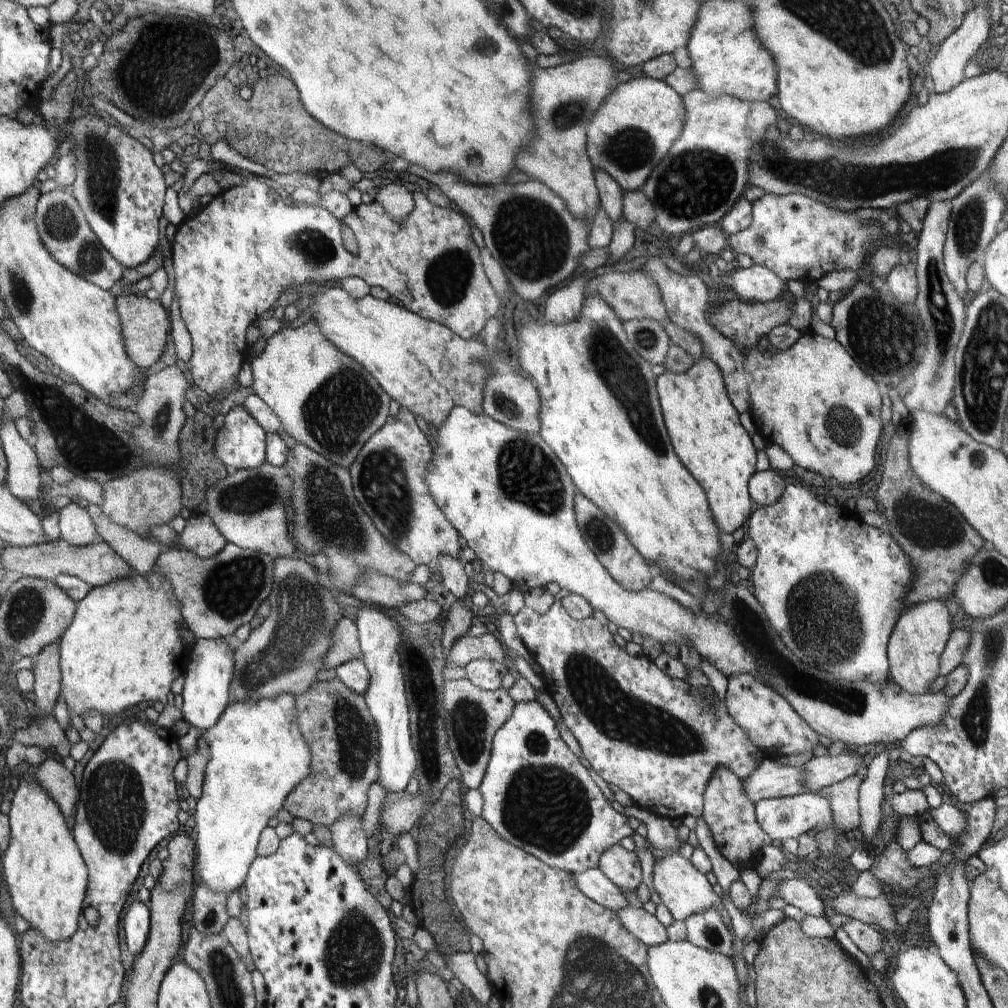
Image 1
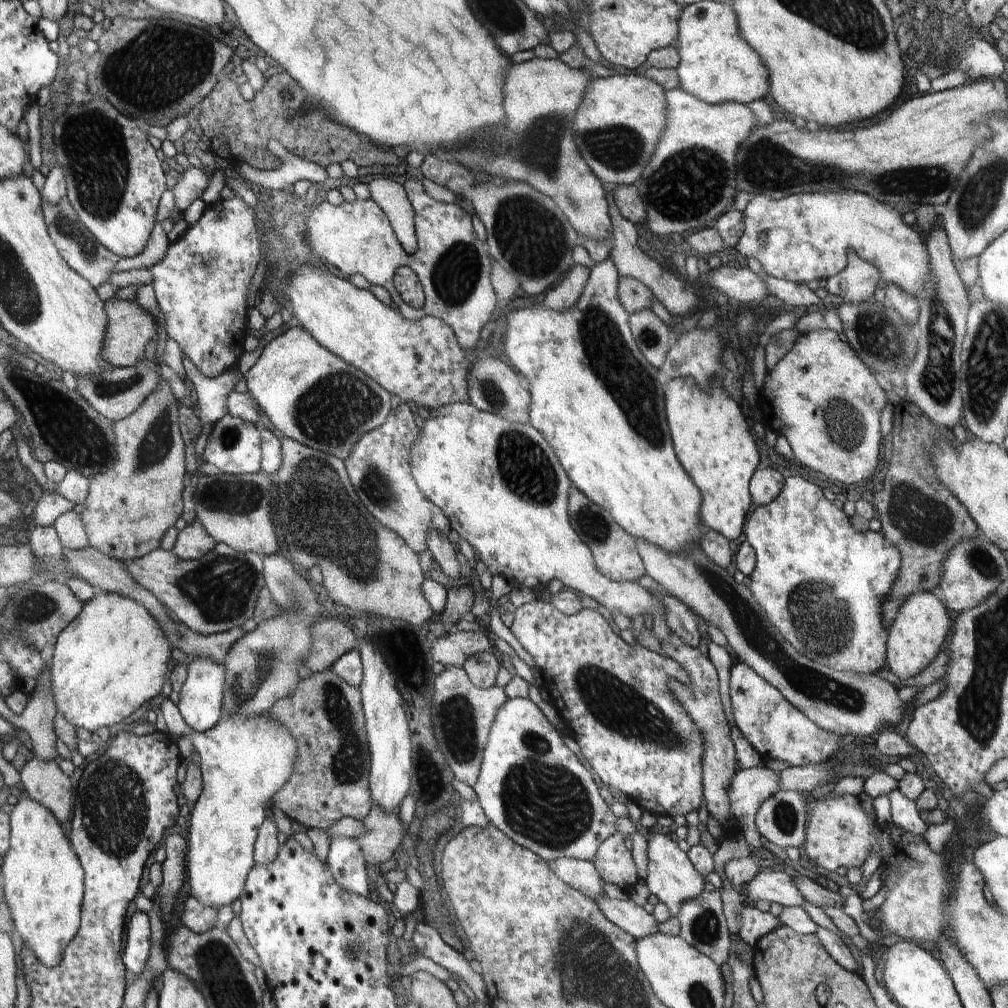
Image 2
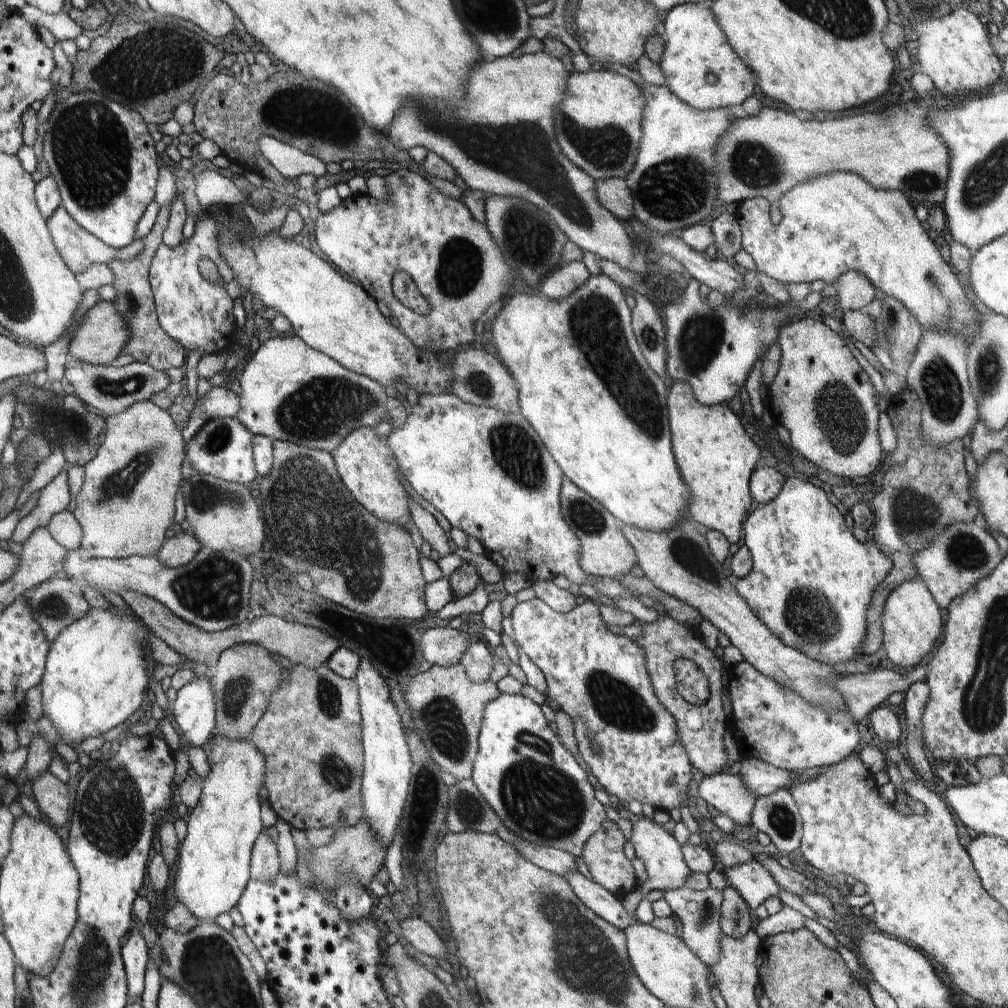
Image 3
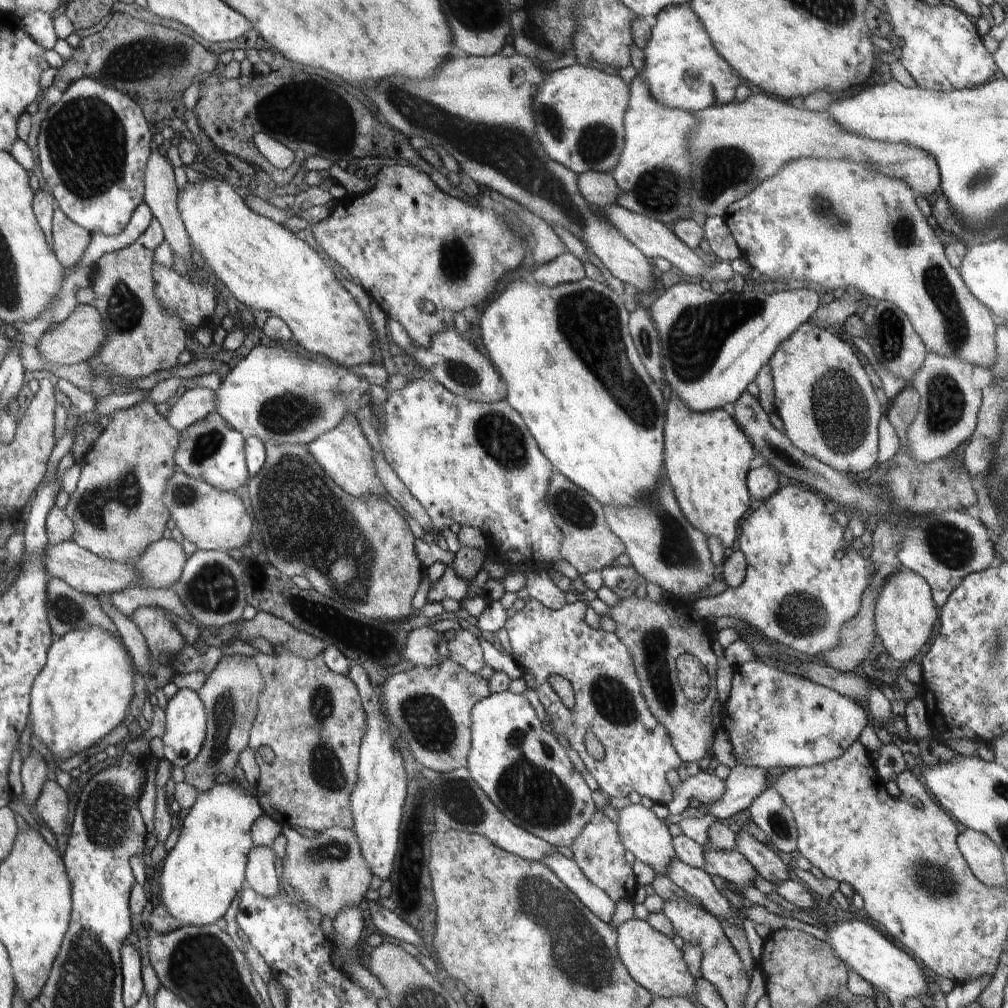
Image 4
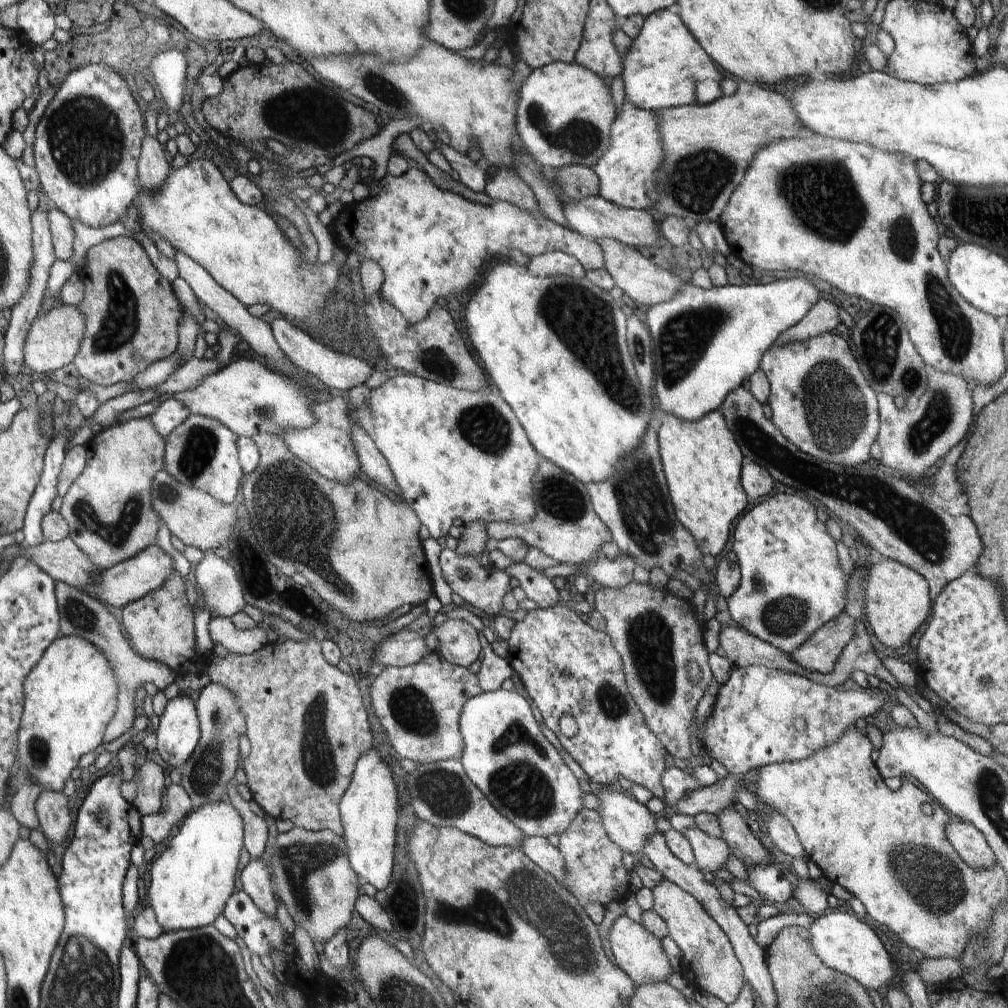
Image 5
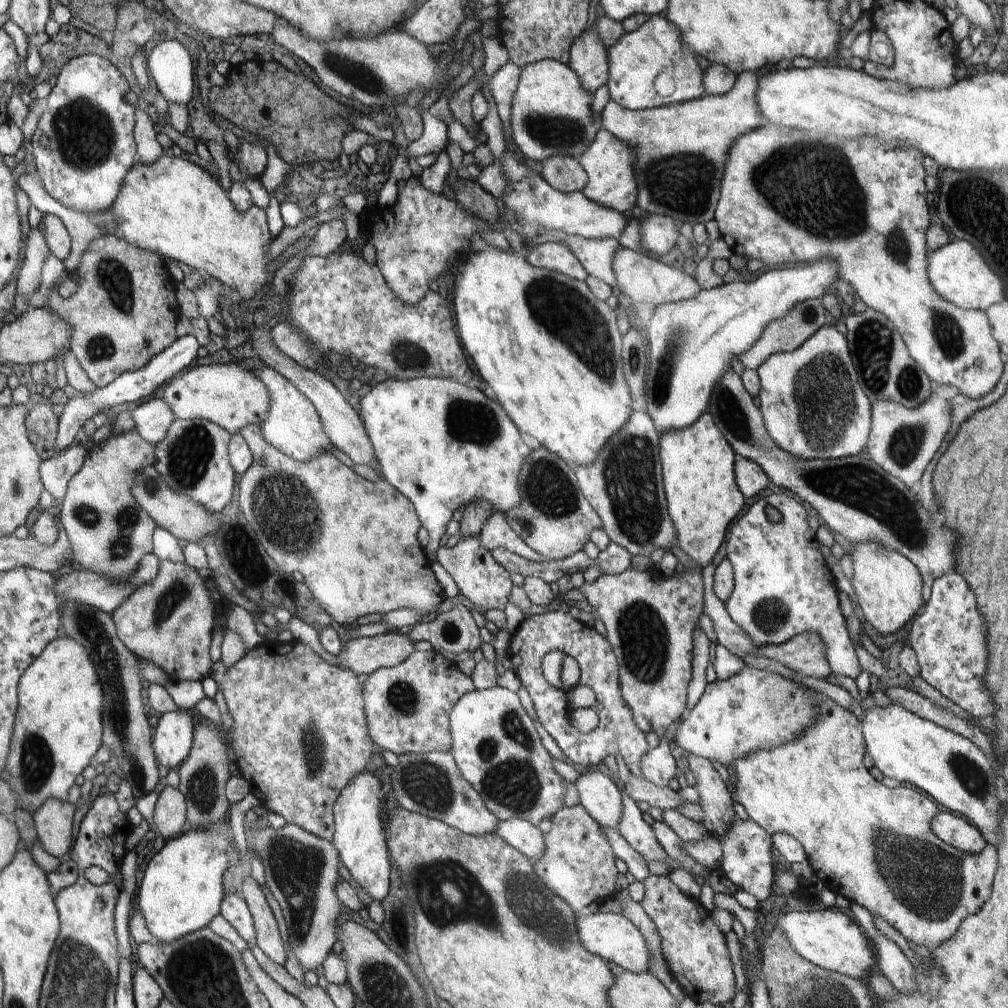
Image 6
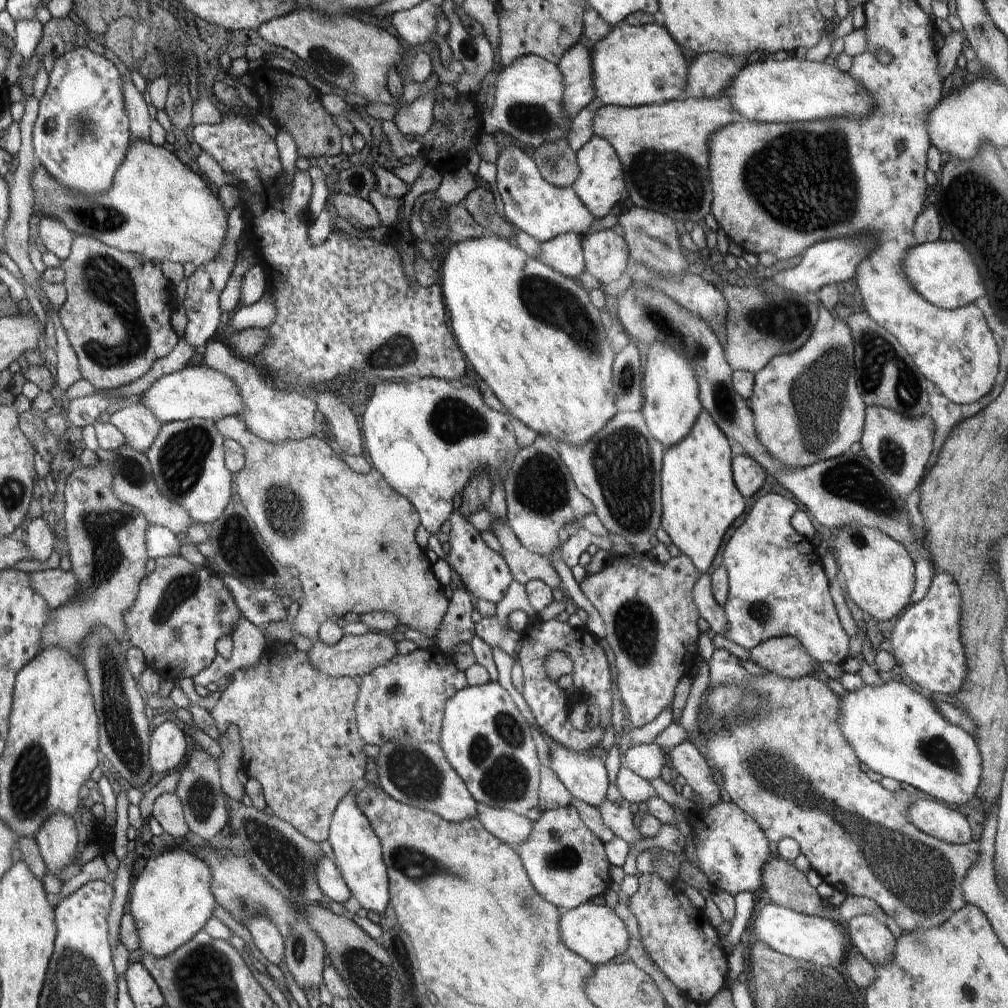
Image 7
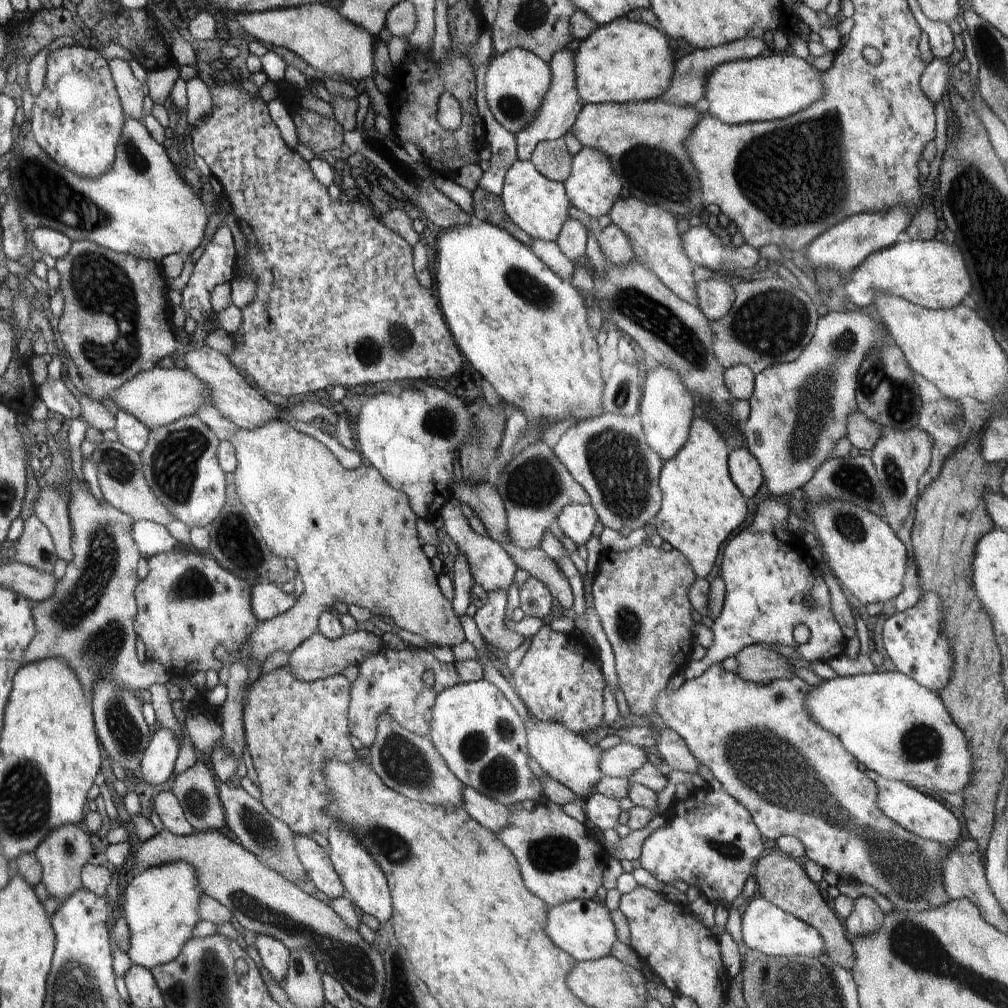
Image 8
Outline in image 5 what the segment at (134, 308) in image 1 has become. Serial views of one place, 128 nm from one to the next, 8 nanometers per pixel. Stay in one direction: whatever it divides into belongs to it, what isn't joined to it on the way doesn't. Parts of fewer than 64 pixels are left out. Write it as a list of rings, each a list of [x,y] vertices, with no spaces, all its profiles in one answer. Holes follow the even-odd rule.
[[[73,305],[56,306],[44,316],[38,315],[24,342],[24,363],[35,371],[36,376],[43,376],[58,368],[67,368],[80,350],[84,332],[86,316]]]

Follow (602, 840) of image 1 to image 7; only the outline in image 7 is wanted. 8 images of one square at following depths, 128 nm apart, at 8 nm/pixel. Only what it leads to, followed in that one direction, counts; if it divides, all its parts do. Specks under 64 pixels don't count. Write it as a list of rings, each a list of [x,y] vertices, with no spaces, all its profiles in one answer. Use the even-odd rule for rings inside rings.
[[[490,681],[484,685],[468,686],[456,692],[446,702],[437,744],[474,801],[525,816],[528,810],[538,806],[539,803],[539,768],[541,765],[529,728],[529,724],[509,693],[499,683]]]

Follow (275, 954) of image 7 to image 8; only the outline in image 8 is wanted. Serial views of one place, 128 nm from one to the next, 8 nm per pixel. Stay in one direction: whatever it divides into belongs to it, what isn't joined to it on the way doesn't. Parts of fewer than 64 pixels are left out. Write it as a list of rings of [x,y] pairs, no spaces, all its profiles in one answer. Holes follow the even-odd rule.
[[[258,934],[253,946],[258,950],[262,964],[270,972],[270,976],[276,982],[282,982],[288,972],[289,948],[286,948],[280,940],[266,934]]]

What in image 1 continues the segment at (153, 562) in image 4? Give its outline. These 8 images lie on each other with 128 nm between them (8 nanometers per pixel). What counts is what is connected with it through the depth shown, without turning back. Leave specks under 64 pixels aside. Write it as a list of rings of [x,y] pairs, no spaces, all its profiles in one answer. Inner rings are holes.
[[[192,514],[178,539],[179,546],[206,559],[216,556],[228,544],[208,514]]]

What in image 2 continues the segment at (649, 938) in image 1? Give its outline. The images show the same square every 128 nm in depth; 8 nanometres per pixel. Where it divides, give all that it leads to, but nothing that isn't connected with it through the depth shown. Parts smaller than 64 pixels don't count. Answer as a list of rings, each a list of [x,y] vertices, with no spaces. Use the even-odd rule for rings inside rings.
[[[608,895],[596,896],[596,906],[604,916],[625,930],[630,936],[640,940],[659,932],[658,922],[653,914],[646,912],[644,907],[638,906],[632,899],[621,901],[611,899]]]

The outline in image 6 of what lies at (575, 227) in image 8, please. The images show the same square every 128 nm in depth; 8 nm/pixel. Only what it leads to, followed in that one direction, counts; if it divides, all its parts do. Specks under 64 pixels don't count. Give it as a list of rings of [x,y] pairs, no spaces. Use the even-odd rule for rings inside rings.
[[[555,242],[538,244],[527,249],[524,257],[534,268],[556,271],[579,281],[585,281],[589,275],[566,244]]]

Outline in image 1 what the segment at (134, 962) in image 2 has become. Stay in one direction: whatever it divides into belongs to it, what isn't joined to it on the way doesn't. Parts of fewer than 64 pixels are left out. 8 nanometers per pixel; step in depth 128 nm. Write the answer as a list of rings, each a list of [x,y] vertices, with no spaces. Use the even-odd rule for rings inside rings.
[[[134,901],[124,916],[124,934],[132,956],[136,957],[142,952],[148,940],[150,924],[151,914],[147,904]]]

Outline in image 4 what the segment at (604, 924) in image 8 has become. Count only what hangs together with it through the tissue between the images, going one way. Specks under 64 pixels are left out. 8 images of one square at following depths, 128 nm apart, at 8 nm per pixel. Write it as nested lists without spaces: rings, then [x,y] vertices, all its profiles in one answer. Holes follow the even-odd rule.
[[[638,918],[623,922],[616,927],[616,932],[618,932],[616,950],[620,960],[640,986],[651,992],[653,996],[662,998],[684,997],[689,1000],[697,997],[697,979],[690,974],[682,950],[672,942],[672,938],[654,930],[648,922]]]

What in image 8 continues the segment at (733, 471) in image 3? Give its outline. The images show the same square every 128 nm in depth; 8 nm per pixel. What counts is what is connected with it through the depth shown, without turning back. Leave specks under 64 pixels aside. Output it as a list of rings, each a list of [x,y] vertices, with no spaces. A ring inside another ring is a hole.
[[[694,416],[689,430],[689,437],[680,452],[663,462],[659,476],[661,492],[660,512],[654,517],[652,524],[656,526],[657,533],[662,540],[670,542],[674,549],[679,550],[690,562],[690,566],[698,579],[705,579],[716,560],[720,546],[728,540],[728,536],[744,524],[748,516],[746,498],[740,489],[732,482],[729,468],[728,455],[730,448],[726,446],[722,432],[714,426],[706,416]]]

